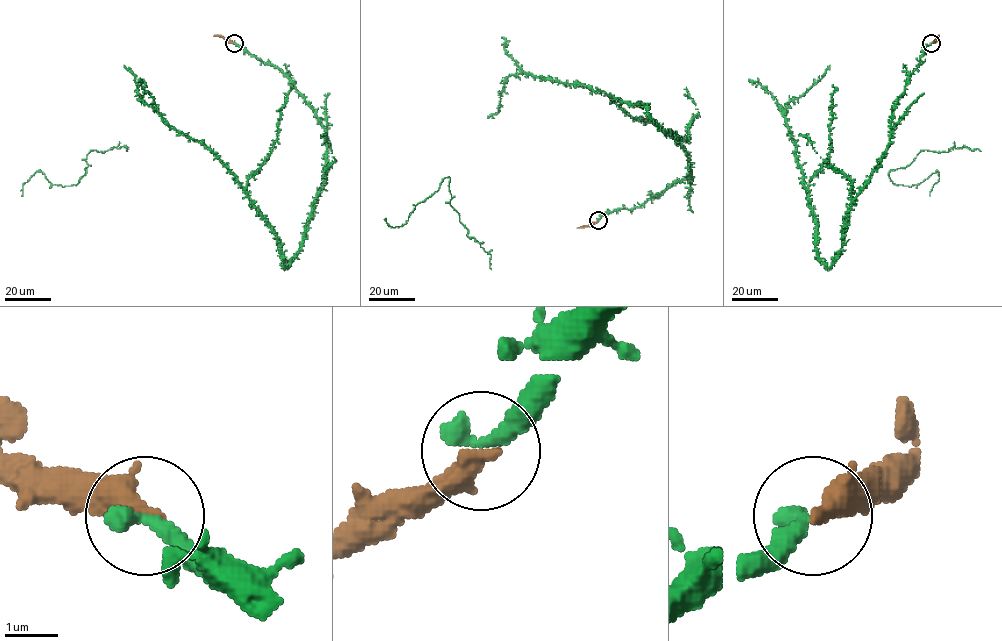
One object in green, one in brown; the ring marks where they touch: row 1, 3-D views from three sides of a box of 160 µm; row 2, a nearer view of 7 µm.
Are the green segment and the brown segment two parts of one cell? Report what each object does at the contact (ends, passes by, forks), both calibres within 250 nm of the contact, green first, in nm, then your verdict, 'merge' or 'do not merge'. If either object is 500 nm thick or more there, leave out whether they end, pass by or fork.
green ends there; brown ends there; 440 nm thick on the green side, 440 nm on the other; merge

